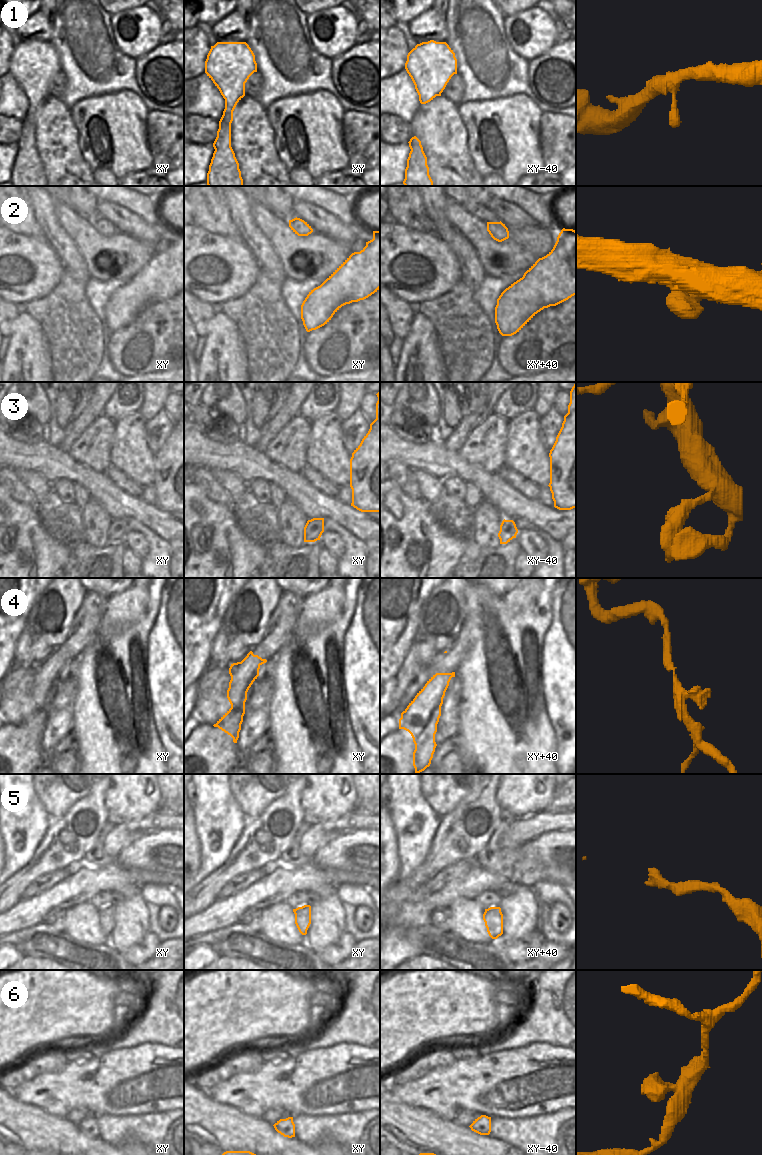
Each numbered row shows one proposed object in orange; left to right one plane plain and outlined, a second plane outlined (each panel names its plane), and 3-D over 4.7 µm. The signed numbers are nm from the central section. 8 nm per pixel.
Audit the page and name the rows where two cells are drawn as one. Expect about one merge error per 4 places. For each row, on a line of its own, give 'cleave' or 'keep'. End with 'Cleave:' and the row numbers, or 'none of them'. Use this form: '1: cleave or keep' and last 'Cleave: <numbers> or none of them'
1: keep
2: keep
3: keep
4: keep
5: keep
6: keep
Cleave: none of them

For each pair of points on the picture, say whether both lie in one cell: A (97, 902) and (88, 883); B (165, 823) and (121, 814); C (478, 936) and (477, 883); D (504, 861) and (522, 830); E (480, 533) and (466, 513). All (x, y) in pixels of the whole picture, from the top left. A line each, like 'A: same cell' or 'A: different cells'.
A: different cells
B: different cells
C: different cells
D: different cells
E: different cells

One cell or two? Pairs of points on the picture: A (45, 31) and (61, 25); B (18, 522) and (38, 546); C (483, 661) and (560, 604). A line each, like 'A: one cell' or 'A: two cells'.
A: two cells
B: one cell
C: two cells

